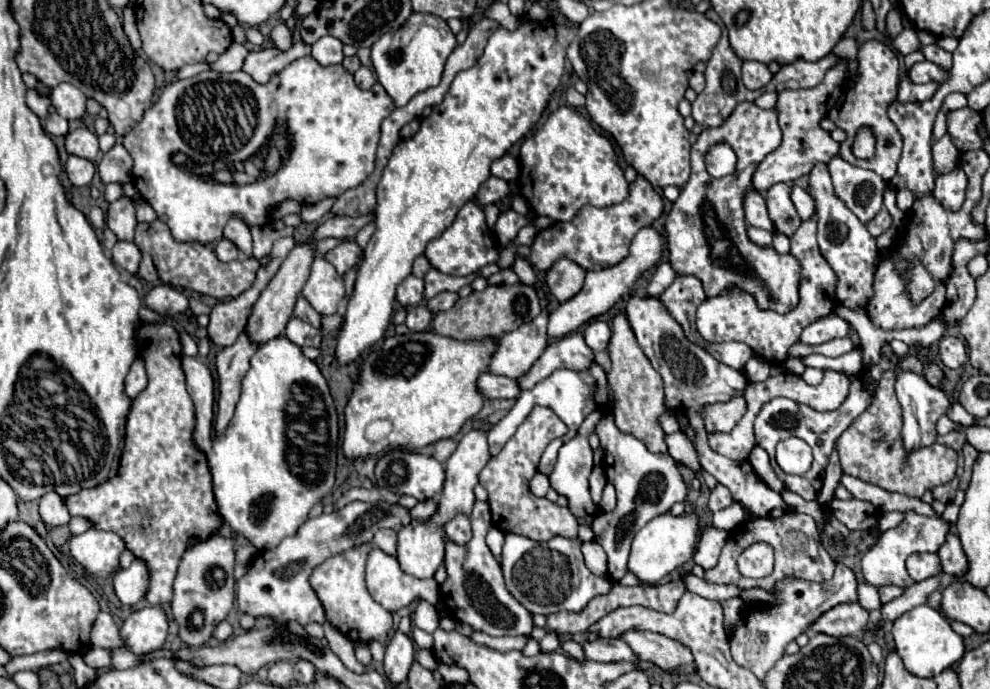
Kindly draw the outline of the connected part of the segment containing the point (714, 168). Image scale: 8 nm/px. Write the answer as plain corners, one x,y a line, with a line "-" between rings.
720,142
720,144
710,146
710,150
705,157
705,164
708,173
713,178
722,178
722,176
728,176
728,174
734,172
736,154
734,154
730,144

